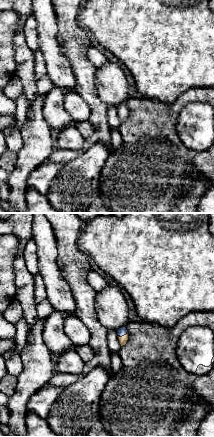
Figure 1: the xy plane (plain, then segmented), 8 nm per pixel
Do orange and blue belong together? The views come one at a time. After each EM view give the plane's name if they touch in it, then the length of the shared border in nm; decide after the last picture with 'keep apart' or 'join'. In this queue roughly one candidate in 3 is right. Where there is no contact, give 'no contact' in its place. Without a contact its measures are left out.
xy | 90 nm

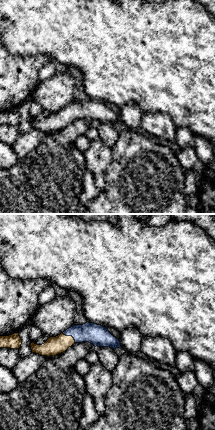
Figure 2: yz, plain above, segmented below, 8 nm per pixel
yz | 130 nm

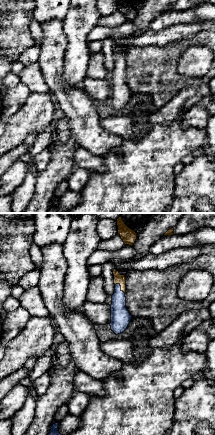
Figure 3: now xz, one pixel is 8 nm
xz | 110 nm

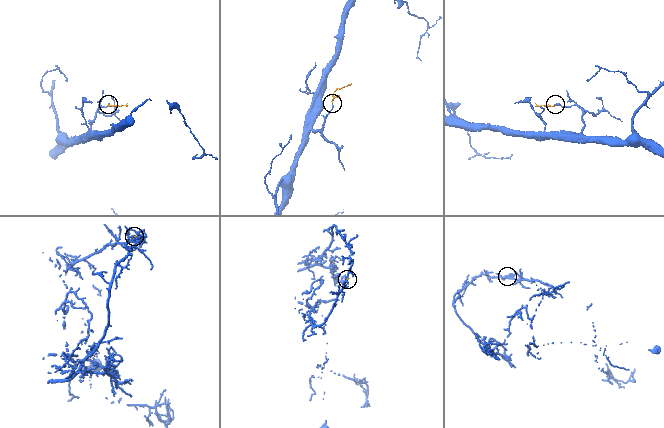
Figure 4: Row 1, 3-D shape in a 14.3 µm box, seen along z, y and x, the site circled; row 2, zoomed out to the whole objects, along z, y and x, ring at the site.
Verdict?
join

